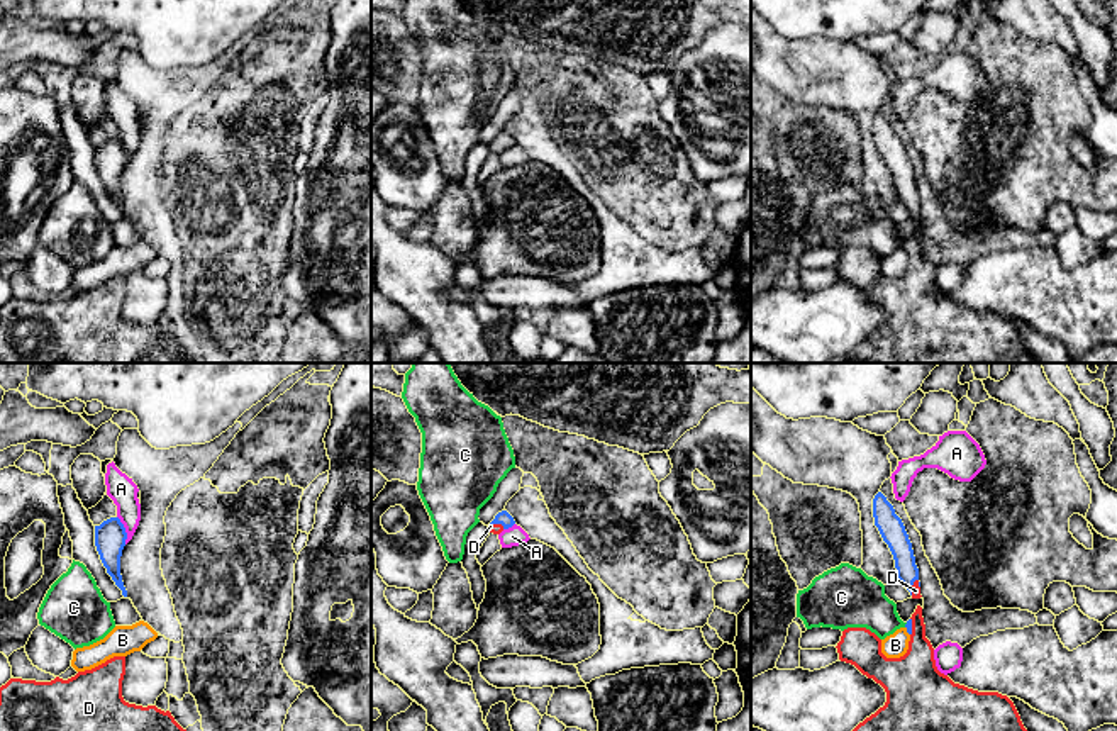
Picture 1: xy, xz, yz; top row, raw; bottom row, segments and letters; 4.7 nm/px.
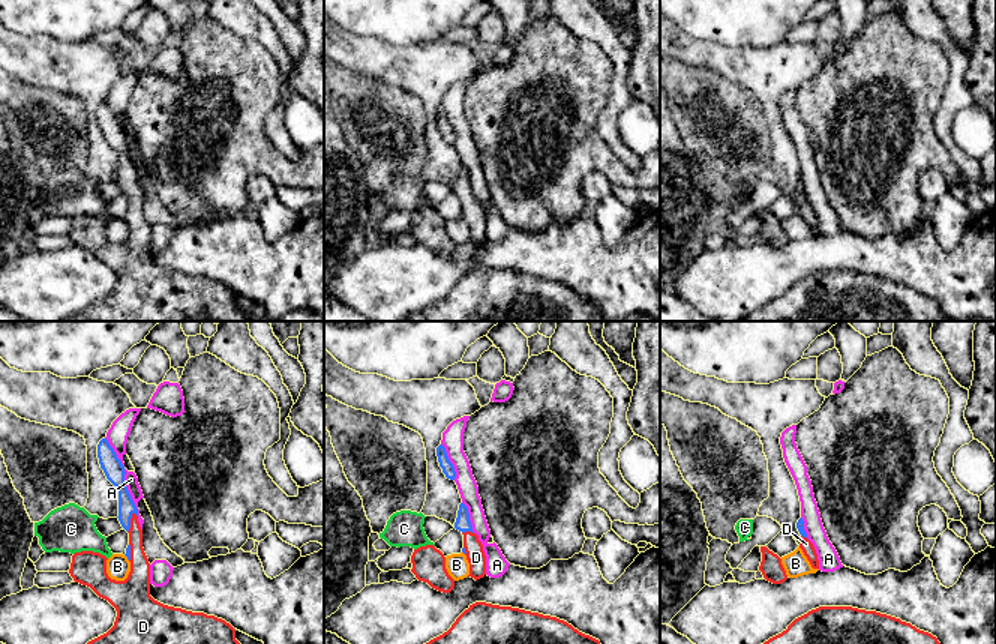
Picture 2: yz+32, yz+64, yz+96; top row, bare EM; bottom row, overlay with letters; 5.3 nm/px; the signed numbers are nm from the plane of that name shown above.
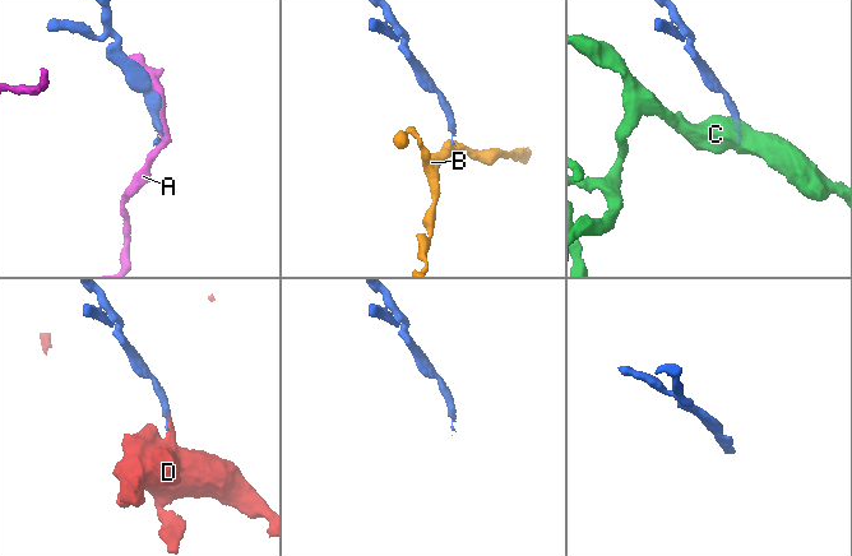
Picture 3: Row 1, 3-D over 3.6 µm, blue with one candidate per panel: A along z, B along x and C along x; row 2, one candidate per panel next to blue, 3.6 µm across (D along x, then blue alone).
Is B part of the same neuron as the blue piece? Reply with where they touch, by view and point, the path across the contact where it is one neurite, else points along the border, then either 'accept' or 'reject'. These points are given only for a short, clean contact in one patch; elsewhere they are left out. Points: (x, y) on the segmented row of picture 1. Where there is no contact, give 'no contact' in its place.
yz (907, 631) | along yz (905, 626), (909, 635) | reject

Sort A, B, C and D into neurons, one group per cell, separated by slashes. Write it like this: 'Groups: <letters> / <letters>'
Groups: A / B / C / D

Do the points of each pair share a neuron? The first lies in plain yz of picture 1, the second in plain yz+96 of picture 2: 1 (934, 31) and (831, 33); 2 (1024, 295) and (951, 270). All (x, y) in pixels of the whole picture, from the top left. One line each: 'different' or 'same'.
1: same
2: same

